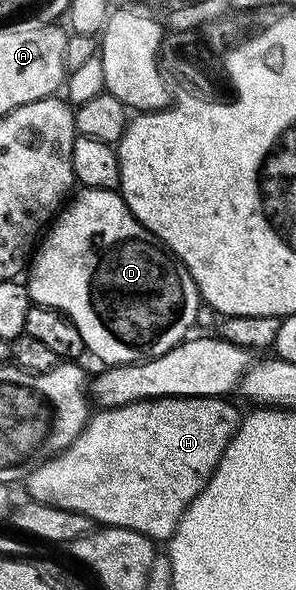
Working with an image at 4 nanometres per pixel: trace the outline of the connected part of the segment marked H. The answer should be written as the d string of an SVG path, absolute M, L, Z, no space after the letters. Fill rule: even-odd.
M220 396L146 398L143 402L109 406L97 411L89 417L74 444L27 474L27 497L54 508L82 512L82 516L91 518L101 527L121 526L153 540L171 539L186 508L202 492L202 488L206 488L216 465L231 444L242 421L241 411L236 411L228 400Z

